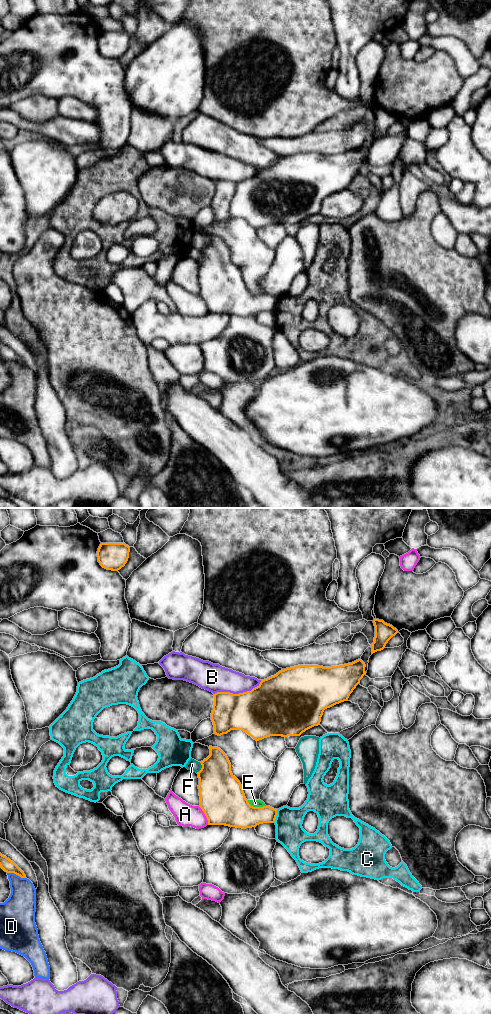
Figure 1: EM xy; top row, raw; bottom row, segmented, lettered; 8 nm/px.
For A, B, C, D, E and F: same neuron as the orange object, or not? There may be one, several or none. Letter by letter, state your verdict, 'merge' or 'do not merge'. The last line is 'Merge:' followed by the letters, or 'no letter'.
A: do not merge
B: do not merge
C: do not merge
D: do not merge
E: do not merge
F: do not merge
Merge: no letter

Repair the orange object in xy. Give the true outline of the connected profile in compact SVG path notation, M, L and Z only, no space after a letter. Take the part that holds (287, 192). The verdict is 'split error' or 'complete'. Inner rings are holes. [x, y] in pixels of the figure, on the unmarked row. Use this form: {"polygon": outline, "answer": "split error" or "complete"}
{"polygon": "M361 147L331 155L298 153L261 168L251 179L239 182L217 180L213 183L210 205L214 213L213 222L221 224L231 218L241 218L256 229L270 224L300 224L306 218L320 213L325 197L348 188L366 162L365 155Z", "answer": "complete"}

